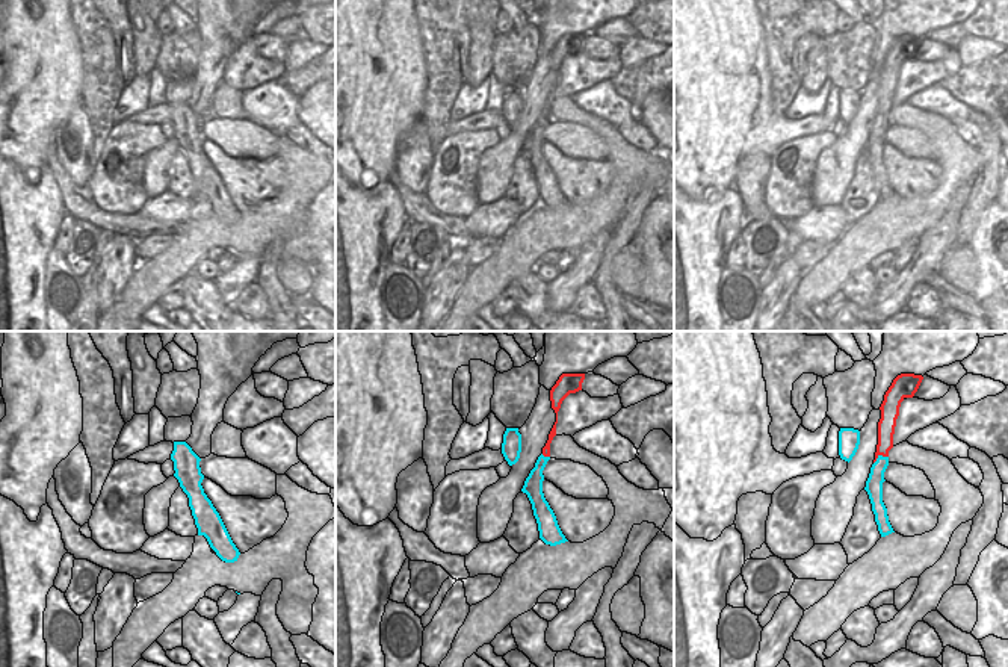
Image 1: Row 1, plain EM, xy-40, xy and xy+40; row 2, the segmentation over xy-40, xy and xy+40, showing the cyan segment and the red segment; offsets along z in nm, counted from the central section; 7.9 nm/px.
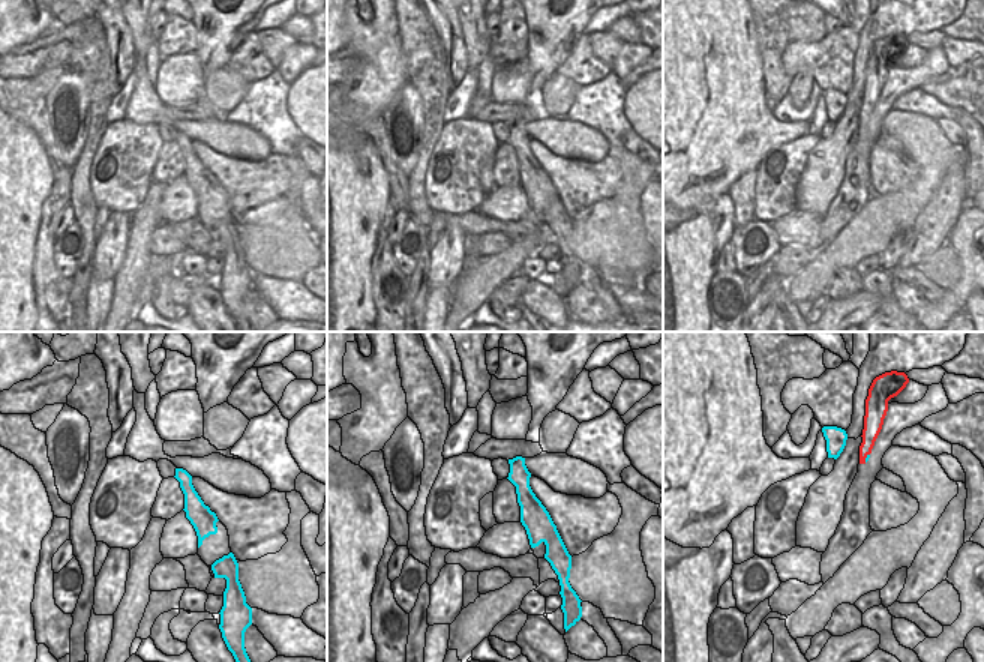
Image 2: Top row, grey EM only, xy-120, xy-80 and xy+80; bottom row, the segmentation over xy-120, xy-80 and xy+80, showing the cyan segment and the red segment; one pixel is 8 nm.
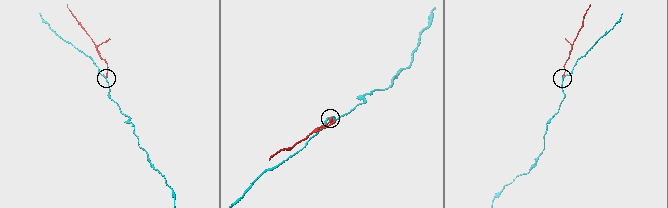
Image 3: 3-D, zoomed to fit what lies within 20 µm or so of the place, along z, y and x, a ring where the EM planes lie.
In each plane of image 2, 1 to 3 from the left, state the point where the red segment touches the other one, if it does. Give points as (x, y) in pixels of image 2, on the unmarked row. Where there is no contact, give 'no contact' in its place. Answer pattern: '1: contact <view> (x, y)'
1: no contact
2: no contact
3: contact xy+80 (866, 122)

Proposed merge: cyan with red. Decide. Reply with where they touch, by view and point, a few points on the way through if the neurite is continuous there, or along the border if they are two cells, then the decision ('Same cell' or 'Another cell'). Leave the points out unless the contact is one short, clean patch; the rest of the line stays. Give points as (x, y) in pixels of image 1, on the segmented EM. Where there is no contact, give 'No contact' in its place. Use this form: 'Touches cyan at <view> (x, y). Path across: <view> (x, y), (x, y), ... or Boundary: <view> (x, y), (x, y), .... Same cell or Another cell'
Touches cyan at xy+40 (880, 456). Boundary: xy+40 (887, 456), (880, 456), (874, 463). Another cell.

